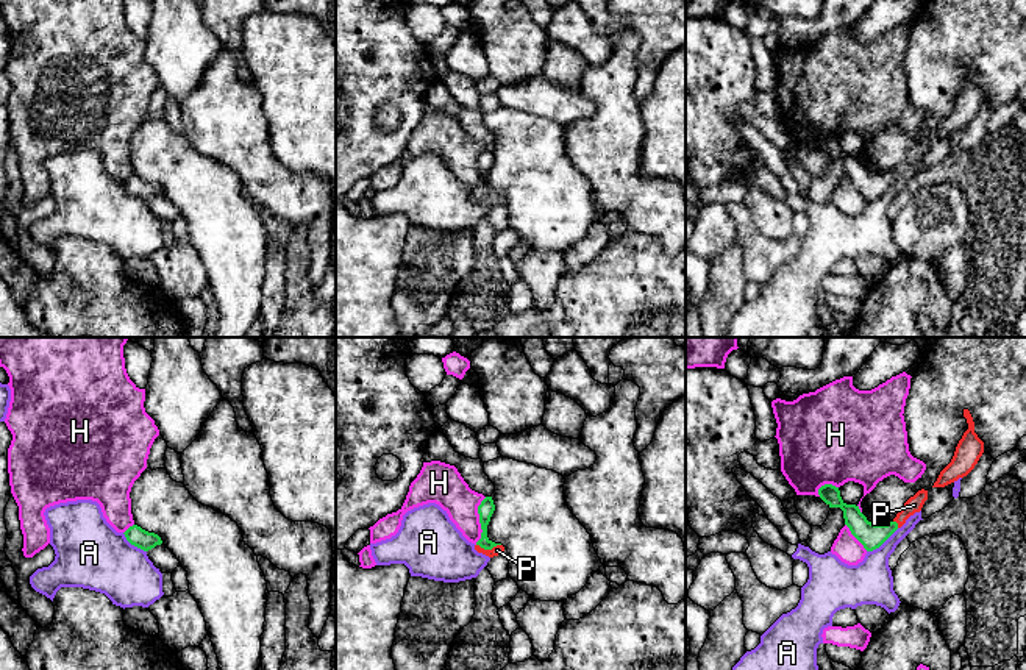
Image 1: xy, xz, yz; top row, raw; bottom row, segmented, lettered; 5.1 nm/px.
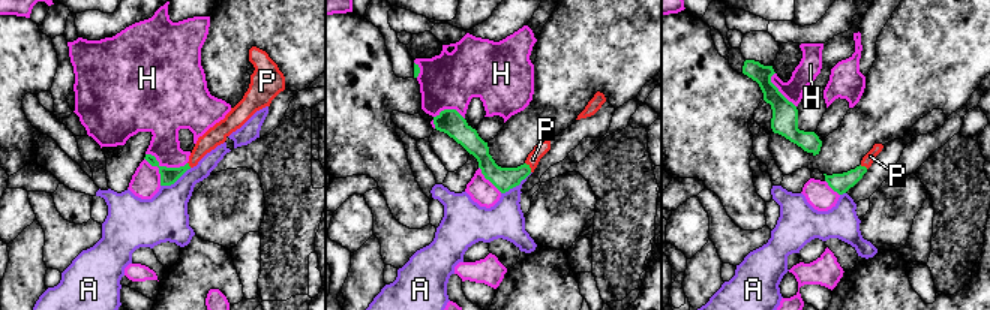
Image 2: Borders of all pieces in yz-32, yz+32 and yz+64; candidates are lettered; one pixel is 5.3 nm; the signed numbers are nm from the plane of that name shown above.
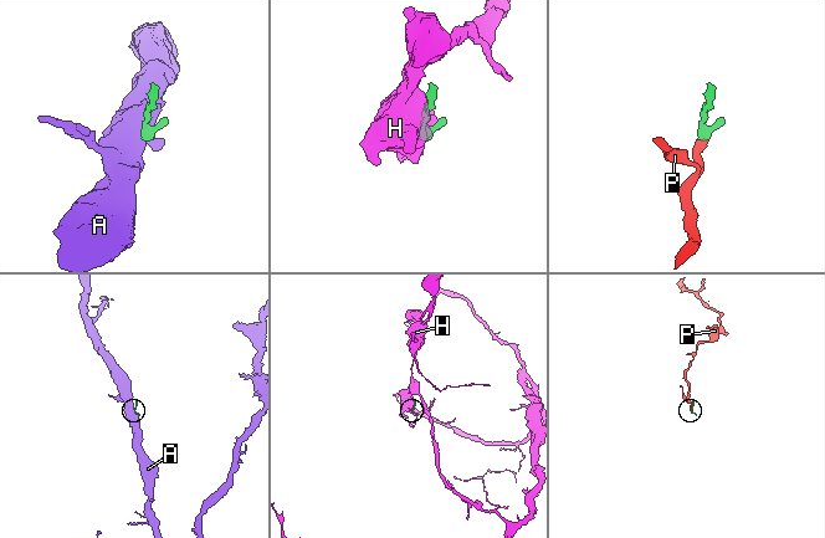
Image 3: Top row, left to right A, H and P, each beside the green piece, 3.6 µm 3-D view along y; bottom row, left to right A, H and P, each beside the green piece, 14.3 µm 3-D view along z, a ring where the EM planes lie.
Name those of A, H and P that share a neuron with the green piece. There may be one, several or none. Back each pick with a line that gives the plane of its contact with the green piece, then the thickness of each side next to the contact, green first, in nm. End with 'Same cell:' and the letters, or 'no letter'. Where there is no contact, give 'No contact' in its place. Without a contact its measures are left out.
P: Touches green in xz. Thickness 80 nm (green) against 50 nm
Same cell: P

